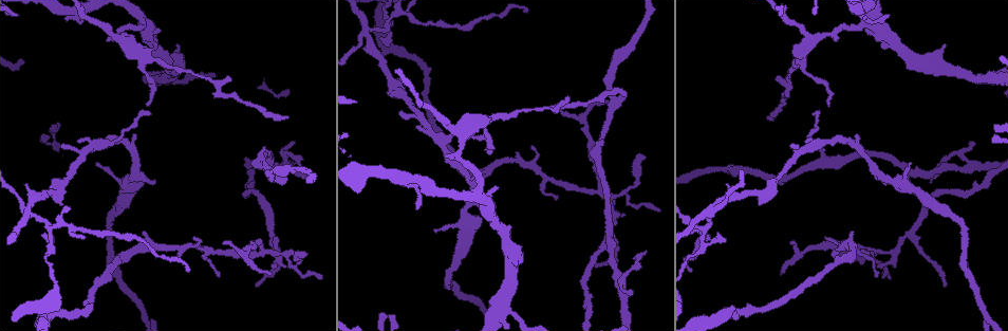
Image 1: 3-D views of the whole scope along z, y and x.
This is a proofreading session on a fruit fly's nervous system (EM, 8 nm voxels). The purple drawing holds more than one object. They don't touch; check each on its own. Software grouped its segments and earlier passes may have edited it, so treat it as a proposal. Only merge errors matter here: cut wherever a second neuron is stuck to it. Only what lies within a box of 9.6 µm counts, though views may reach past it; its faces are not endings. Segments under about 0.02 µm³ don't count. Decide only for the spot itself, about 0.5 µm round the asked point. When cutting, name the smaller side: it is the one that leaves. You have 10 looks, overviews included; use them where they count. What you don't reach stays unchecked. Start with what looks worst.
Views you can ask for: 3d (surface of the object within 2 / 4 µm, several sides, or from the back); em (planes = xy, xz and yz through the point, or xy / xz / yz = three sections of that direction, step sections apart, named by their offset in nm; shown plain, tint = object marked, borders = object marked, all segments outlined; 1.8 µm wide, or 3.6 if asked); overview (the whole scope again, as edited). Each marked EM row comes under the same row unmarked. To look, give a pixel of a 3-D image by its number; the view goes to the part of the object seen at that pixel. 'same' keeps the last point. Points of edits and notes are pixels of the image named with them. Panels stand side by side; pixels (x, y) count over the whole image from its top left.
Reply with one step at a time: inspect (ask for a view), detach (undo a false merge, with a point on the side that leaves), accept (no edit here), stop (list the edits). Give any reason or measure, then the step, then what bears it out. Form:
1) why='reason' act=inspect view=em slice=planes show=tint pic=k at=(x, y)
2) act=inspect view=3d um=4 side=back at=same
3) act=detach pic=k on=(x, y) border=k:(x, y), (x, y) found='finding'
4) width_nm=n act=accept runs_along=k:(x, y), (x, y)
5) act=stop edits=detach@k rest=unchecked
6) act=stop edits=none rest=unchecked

why='three-way junction' act=inspect view=3d um=2 pic=1 at=(711, 214)

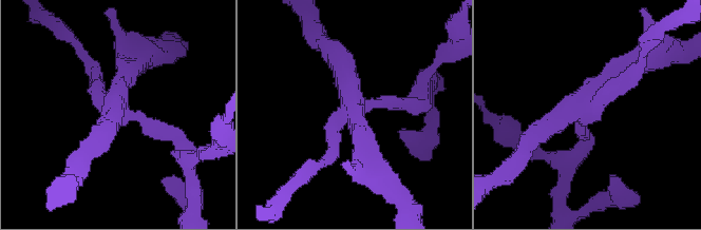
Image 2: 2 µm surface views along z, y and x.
act=inspect view=em slice=planes show=tint pic=2 at=(352, 104)

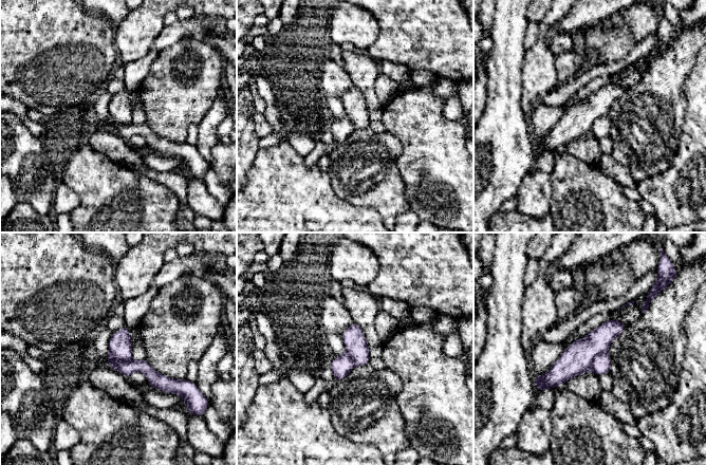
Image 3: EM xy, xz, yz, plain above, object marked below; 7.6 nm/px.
act=detach pic=3 on=(577, 358) part_leaving=3:(623, 327), (538, 384) found='a second neuron is stuck on'

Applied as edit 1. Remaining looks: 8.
why='four arms meet' act=inspect view=em slice=planes show=tint pic=1 at=(596, 194)

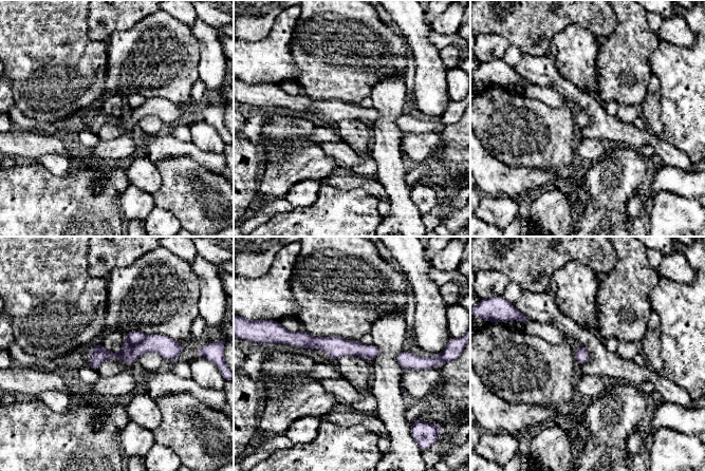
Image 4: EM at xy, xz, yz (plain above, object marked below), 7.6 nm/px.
act=detach pic=4 on=(134, 337) border=4:(147, 335), (137, 343), (126, 342) found='a second neuron is stuck on'

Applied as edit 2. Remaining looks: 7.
why='three arms meet' act=inspect view=em slice=yz step=16 show=tint pic=1 at=(141, 22)

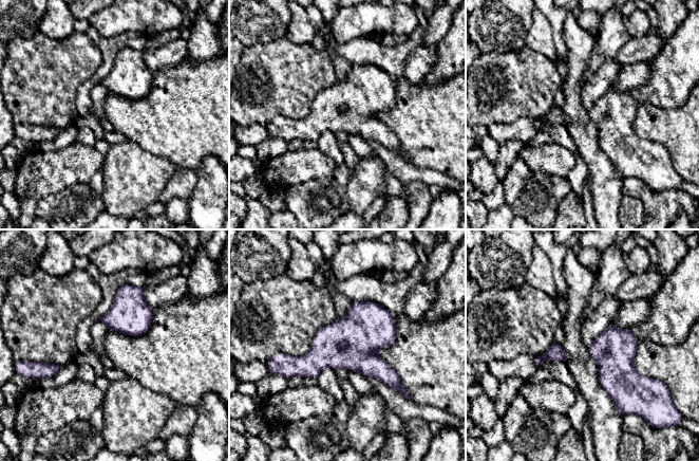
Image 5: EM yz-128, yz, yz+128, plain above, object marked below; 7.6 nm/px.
why='cut it another way' act=inspect view=em slice=planes show=borders at=same

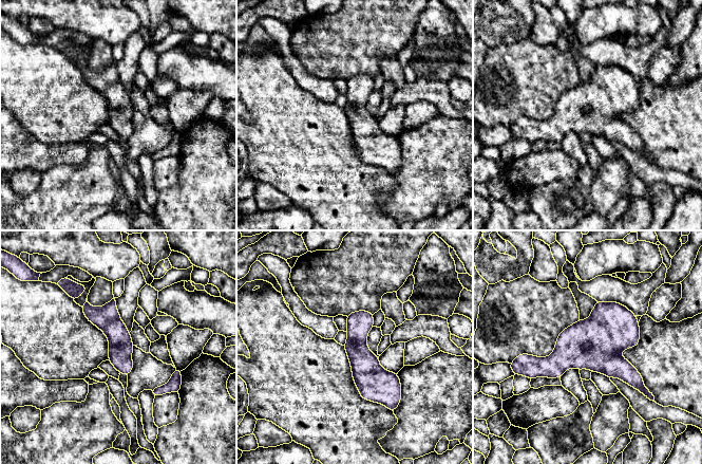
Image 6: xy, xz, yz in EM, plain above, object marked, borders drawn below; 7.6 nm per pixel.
act=accept runs_along=6:(353, 315), (357, 351), (387, 403) found='one neuron here'

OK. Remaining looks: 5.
why='thin neck' act=inspect view=em slice=planes show=tint pic=1 at=(112, 232)

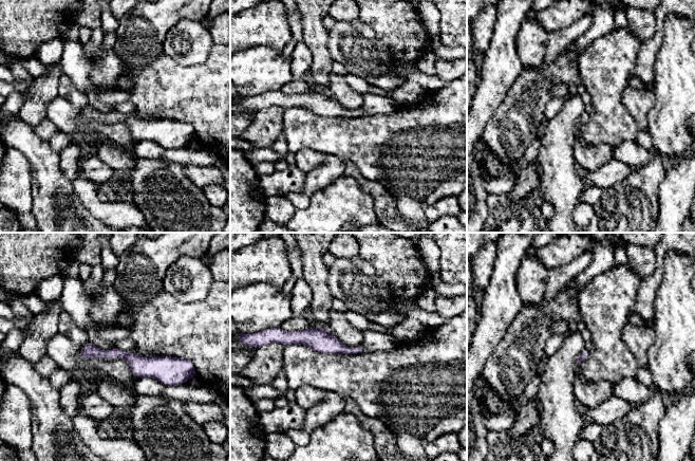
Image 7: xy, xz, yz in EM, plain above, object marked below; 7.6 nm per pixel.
act=accept runs_along=7:(81, 354), (174, 363) found='all the same neuron'

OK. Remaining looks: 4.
act=stop edits=detach@3,detach@4 rest=unchecked

